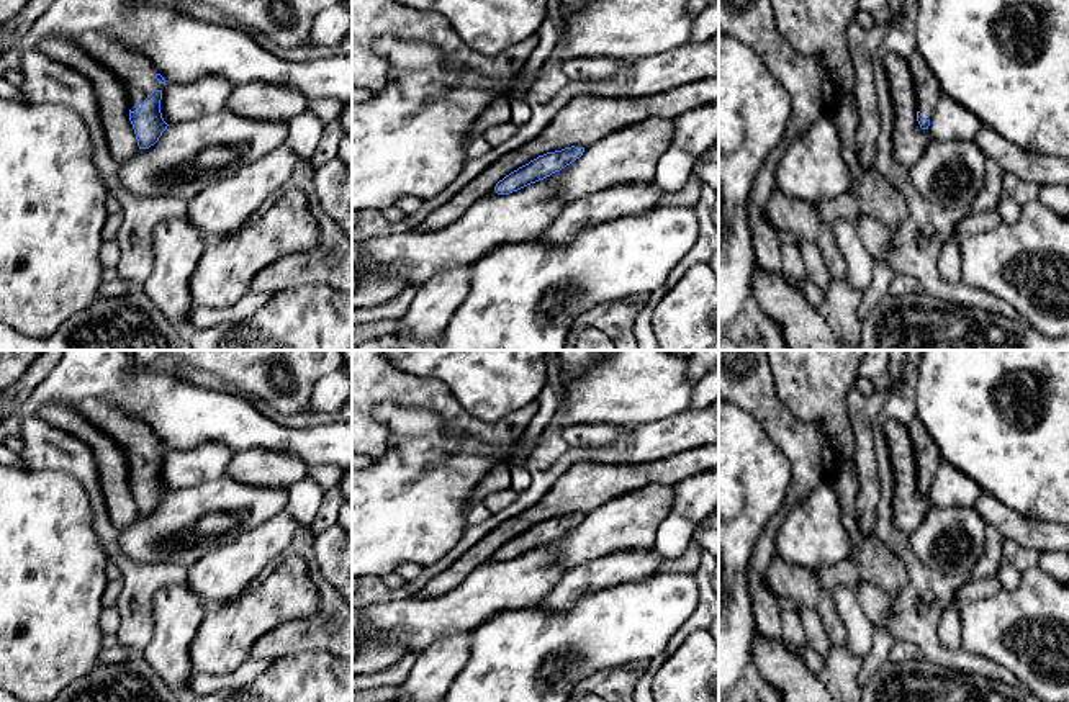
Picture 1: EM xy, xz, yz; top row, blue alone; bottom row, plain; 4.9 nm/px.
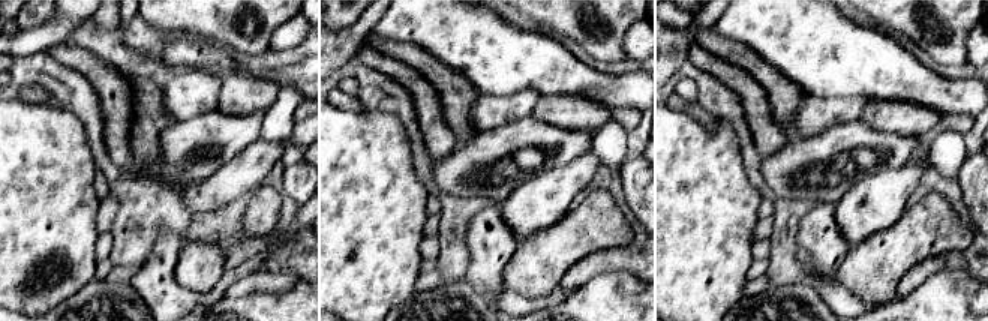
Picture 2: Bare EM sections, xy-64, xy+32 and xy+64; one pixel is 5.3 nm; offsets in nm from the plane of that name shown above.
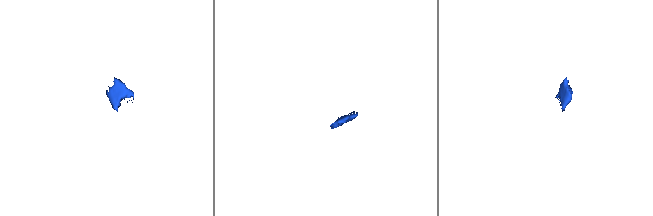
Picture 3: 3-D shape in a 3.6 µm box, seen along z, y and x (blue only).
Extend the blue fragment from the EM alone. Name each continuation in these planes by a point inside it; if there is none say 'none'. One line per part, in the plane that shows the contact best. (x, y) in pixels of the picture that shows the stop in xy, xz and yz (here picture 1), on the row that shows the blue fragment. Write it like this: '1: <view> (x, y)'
1: xy (136, 72)

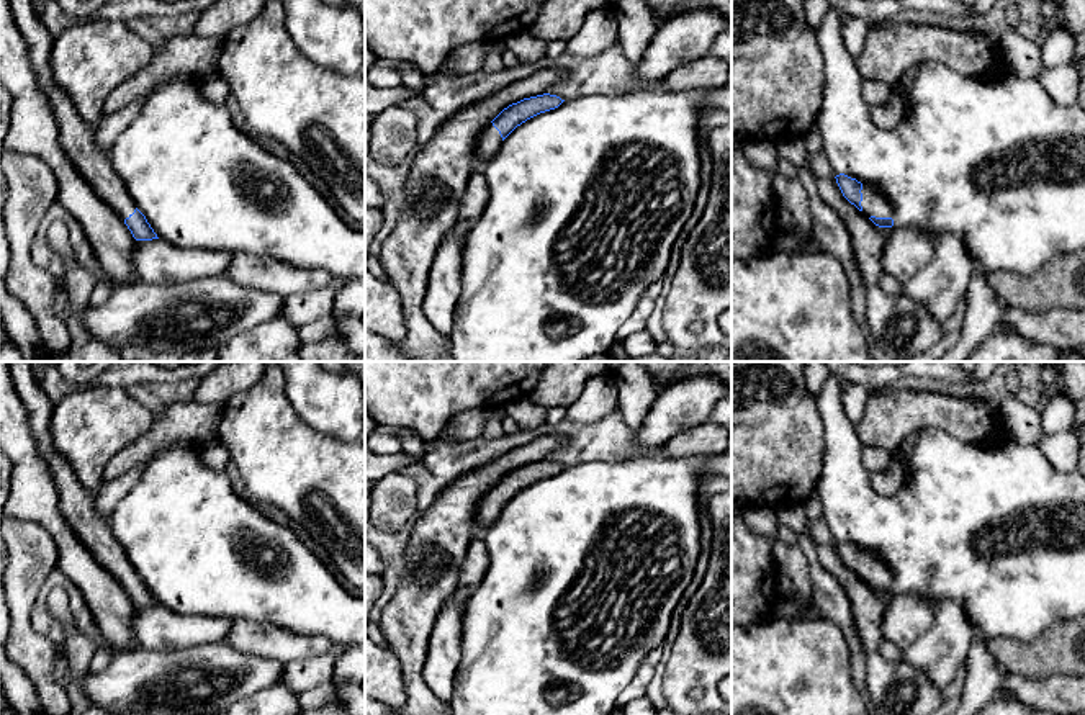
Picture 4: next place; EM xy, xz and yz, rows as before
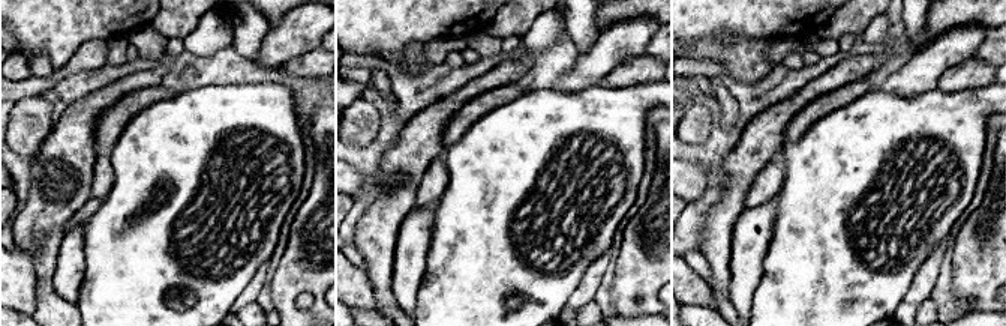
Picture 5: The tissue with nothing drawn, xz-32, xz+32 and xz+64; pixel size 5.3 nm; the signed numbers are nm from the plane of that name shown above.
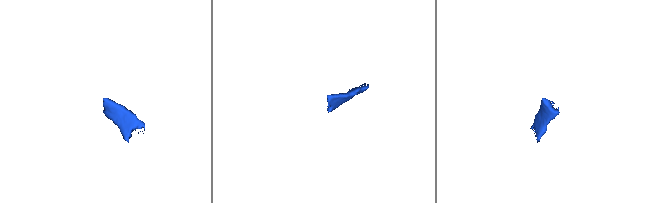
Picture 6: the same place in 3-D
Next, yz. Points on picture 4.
1: yz (874, 203)

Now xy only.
1: xy (77, 141)

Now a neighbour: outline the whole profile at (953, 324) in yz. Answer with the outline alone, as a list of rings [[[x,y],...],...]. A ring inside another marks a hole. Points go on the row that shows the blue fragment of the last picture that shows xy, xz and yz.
[[[962,298],[951,316],[941,324],[943,335],[951,335],[954,332],[959,332],[964,324],[964,314],[966,314],[966,298]]]

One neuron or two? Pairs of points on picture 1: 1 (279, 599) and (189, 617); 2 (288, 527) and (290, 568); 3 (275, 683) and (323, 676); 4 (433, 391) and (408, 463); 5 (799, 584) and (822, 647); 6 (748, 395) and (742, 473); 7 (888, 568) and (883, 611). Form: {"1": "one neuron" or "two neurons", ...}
{"1": "two neurons", "2": "two neurons", "3": "one neuron", "4": "two neurons", "5": "two neurons", "6": "two neurons", "7": "two neurons"}

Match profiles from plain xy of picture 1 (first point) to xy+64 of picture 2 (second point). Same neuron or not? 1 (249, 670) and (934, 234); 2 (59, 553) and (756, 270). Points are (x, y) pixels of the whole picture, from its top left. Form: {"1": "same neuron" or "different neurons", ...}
{"1": "different neurons", "2": "different neurons"}

